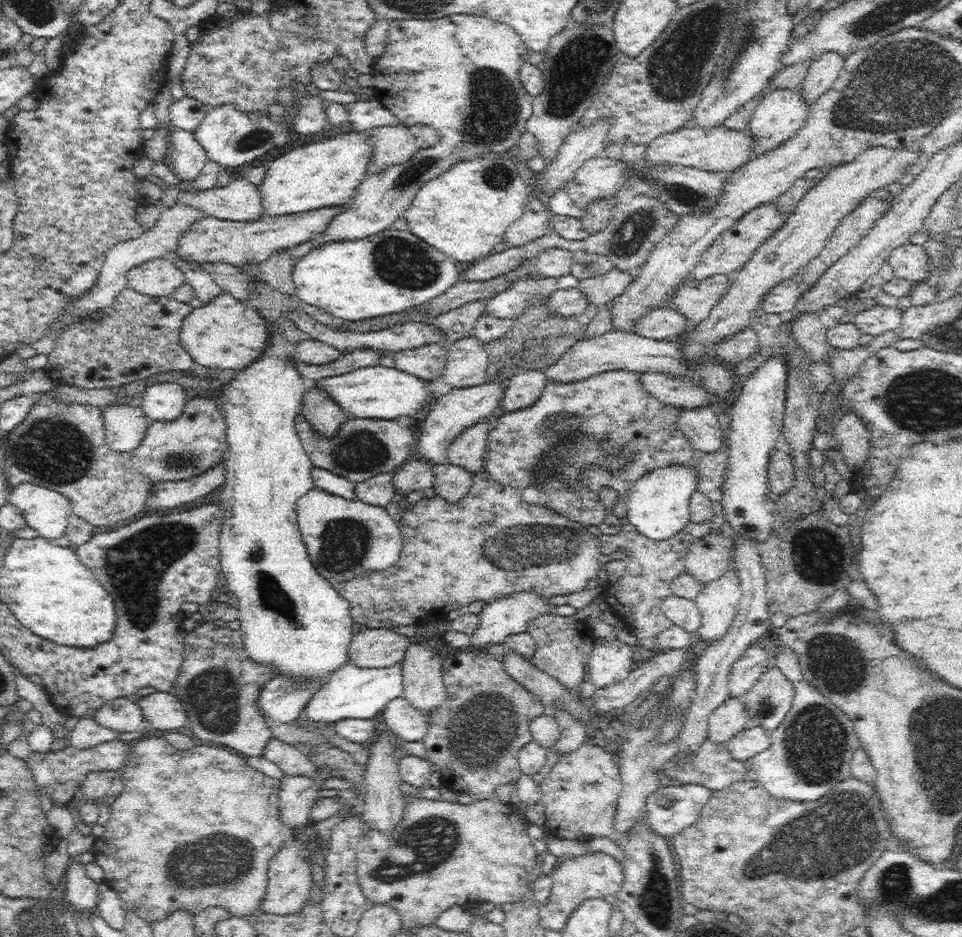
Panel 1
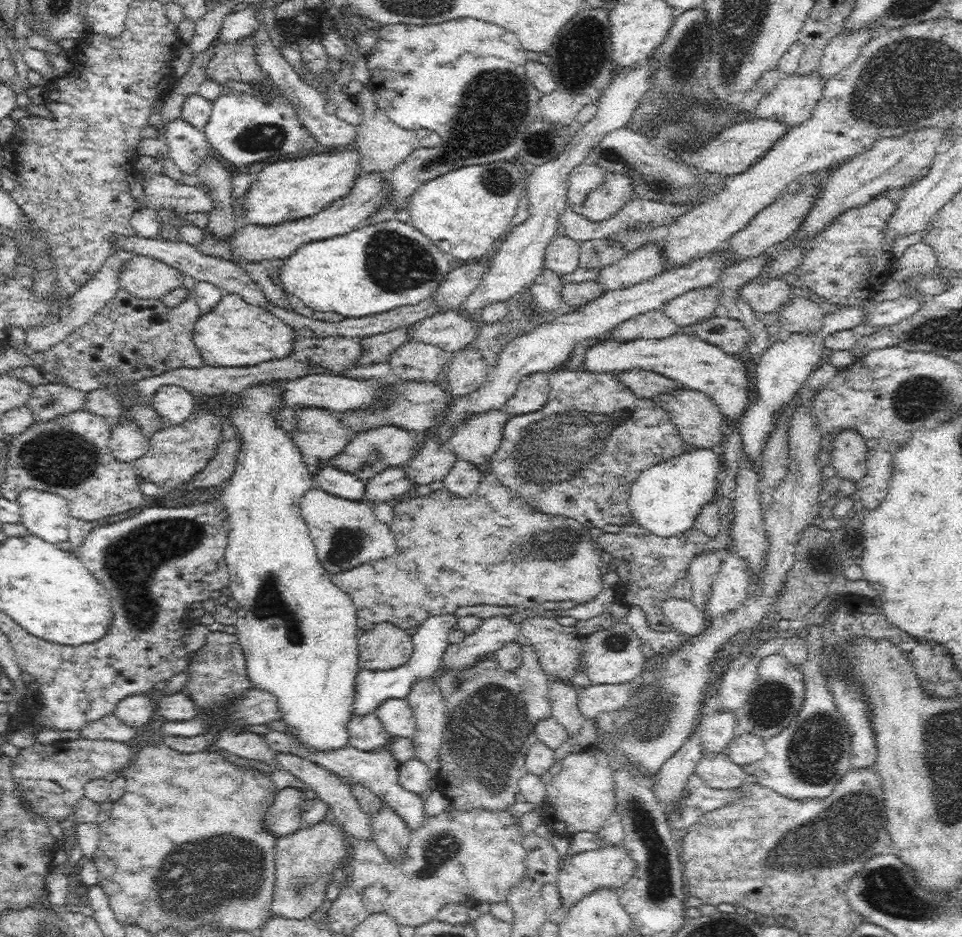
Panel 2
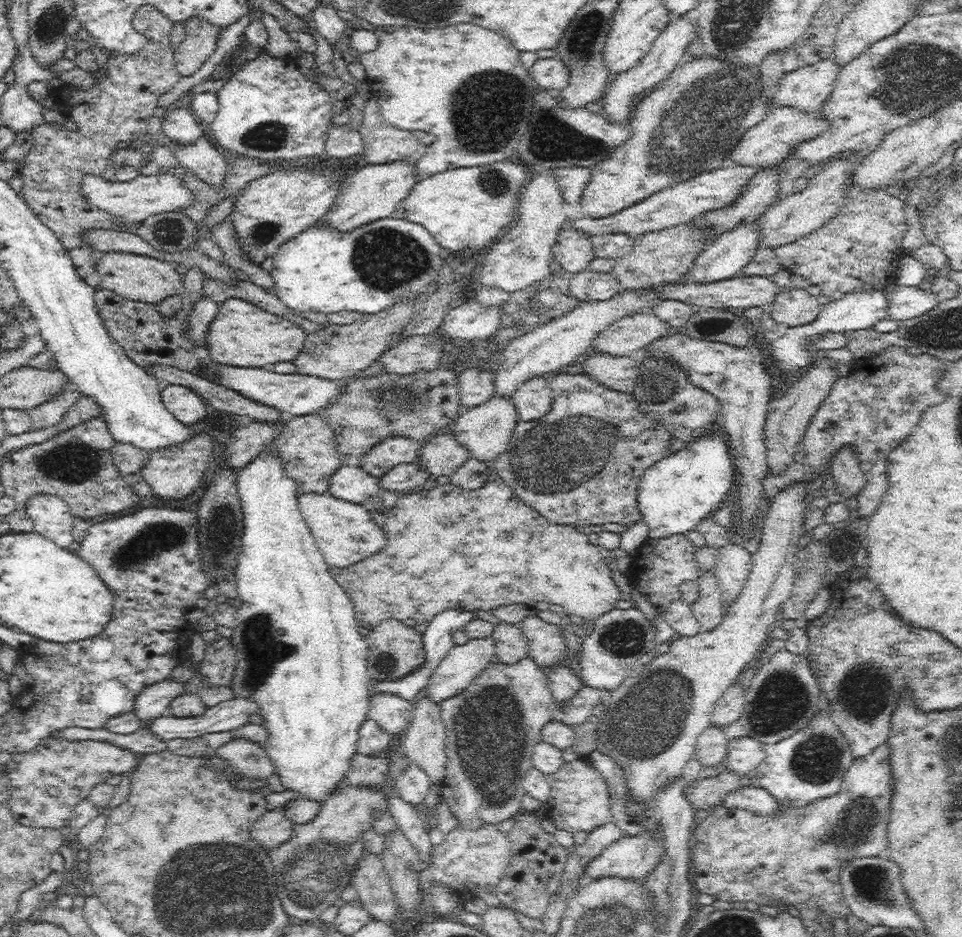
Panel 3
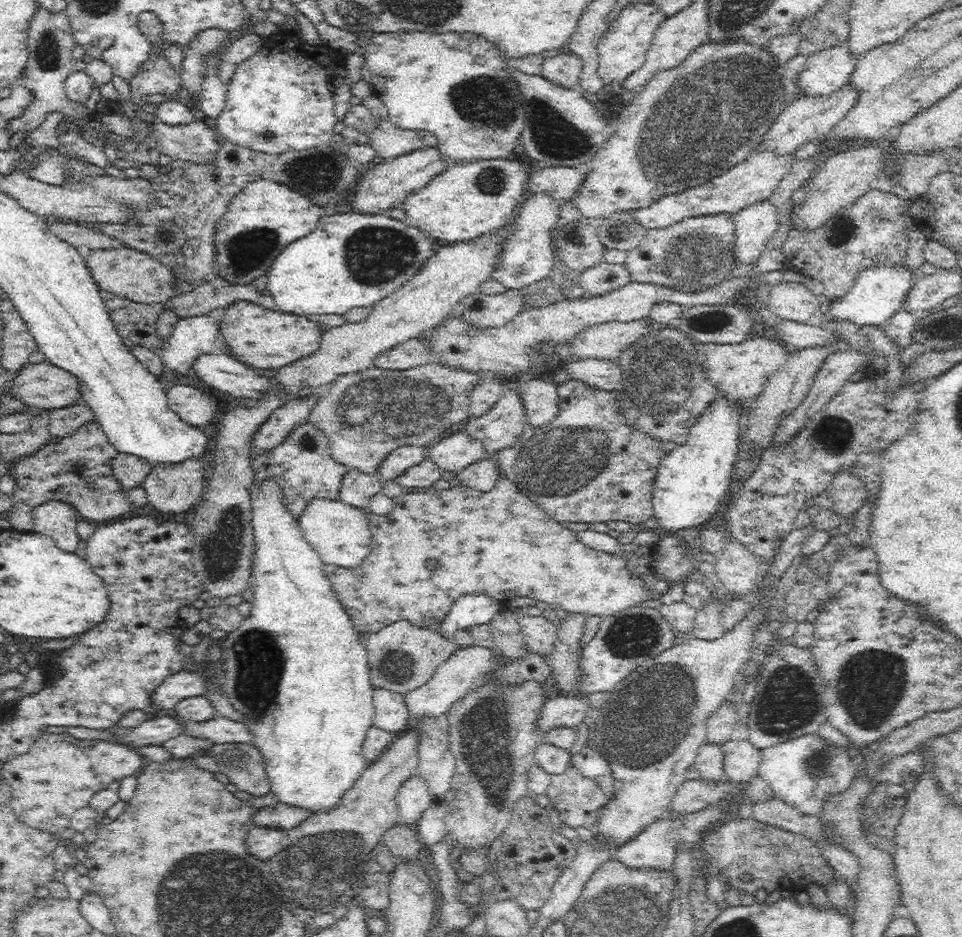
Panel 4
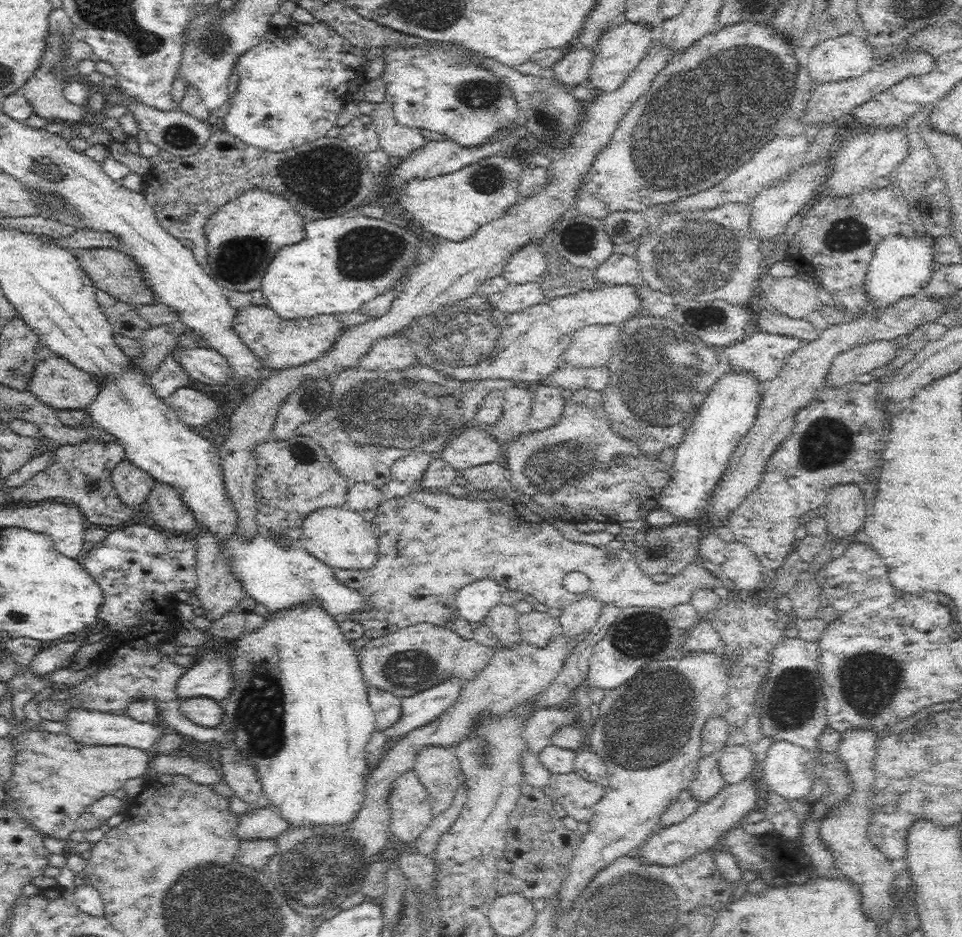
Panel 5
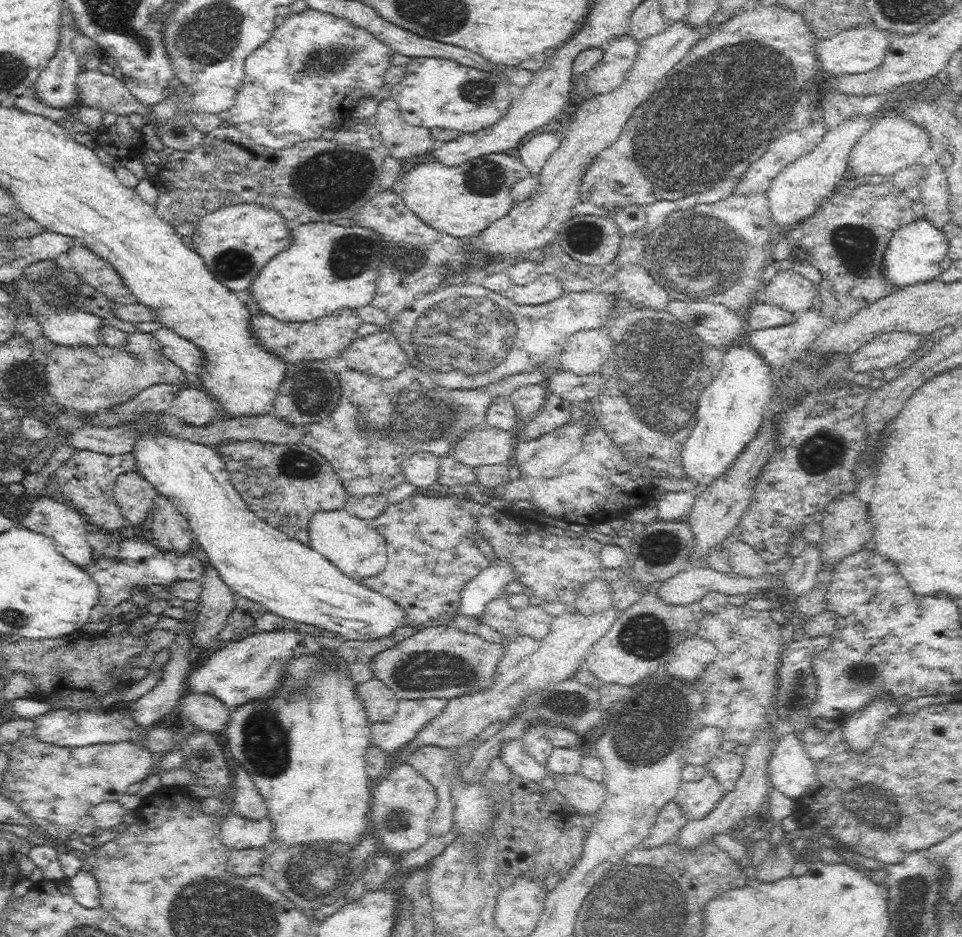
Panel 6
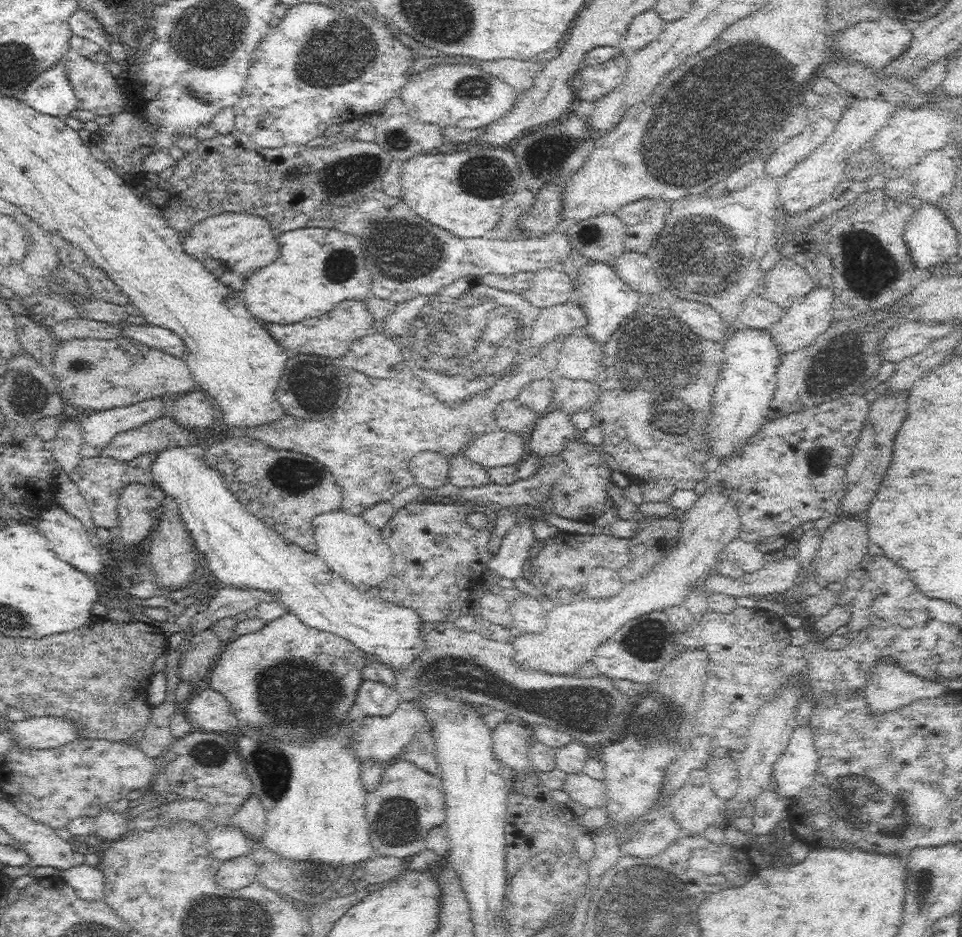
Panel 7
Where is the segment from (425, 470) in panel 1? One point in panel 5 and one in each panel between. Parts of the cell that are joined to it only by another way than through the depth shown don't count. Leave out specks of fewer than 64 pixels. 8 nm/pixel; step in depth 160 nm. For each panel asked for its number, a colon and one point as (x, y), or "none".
2: (432, 462)
3: (440, 455)
4: (456, 450)
5: (474, 446)

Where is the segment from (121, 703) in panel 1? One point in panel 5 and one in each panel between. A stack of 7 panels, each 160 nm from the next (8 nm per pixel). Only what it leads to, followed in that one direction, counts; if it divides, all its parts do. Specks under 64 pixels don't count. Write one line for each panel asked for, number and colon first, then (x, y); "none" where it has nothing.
2: (136, 710)
3: (154, 701)
4: (183, 684)
5: (211, 675)

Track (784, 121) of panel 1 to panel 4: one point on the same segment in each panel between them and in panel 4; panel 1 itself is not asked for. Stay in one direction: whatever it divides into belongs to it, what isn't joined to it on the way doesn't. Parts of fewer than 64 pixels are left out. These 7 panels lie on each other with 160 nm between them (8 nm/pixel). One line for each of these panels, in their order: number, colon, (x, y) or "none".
2: (793, 100)
3: (807, 89)
4: (825, 72)

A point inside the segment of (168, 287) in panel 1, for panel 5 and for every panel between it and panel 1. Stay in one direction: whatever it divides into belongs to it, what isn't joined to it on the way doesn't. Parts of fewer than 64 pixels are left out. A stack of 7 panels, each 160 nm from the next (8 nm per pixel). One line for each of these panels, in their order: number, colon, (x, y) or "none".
2: (144, 277)
3: (138, 277)
4: (124, 271)
5: (113, 271)

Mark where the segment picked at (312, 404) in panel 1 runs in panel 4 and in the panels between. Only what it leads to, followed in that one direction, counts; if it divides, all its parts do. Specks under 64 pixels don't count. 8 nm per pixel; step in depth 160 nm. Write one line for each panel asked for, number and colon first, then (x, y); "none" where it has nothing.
2: (320, 434)
3: (306, 446)
4: (302, 466)

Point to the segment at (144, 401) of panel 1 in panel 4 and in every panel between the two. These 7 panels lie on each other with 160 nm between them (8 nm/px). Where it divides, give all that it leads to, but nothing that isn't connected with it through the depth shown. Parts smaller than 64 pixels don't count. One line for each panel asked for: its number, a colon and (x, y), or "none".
2: (175, 404)
3: (184, 403)
4: (194, 407)

